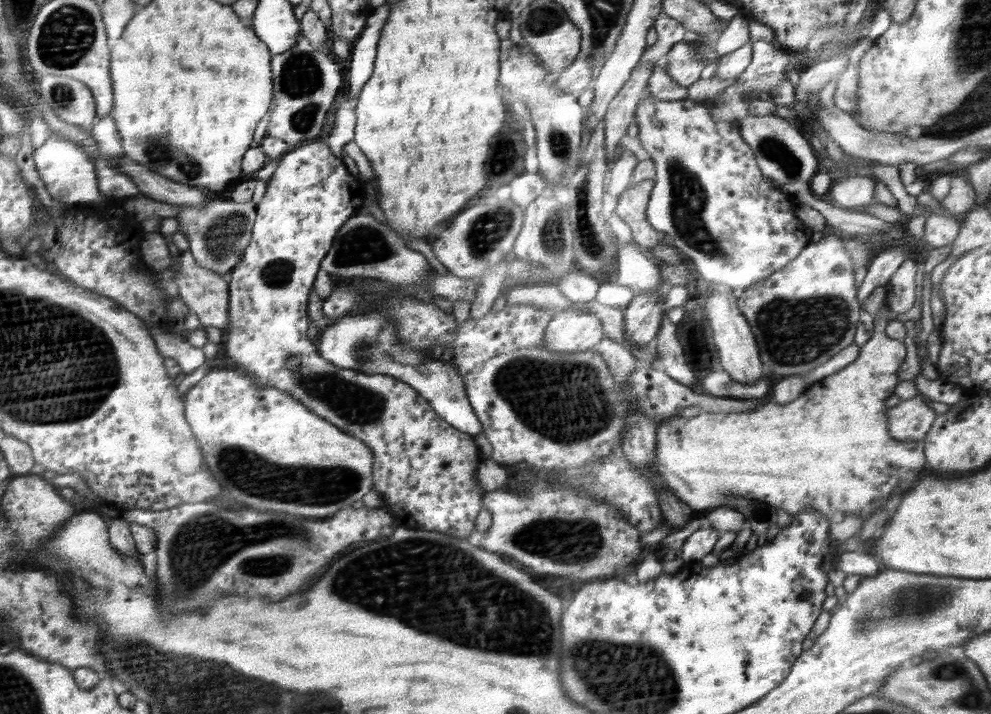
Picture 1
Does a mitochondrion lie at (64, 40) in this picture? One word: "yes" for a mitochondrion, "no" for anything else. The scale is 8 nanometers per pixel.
yes

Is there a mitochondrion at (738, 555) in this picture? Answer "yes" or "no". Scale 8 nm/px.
no

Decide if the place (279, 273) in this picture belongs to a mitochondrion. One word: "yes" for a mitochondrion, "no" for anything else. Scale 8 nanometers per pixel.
yes

